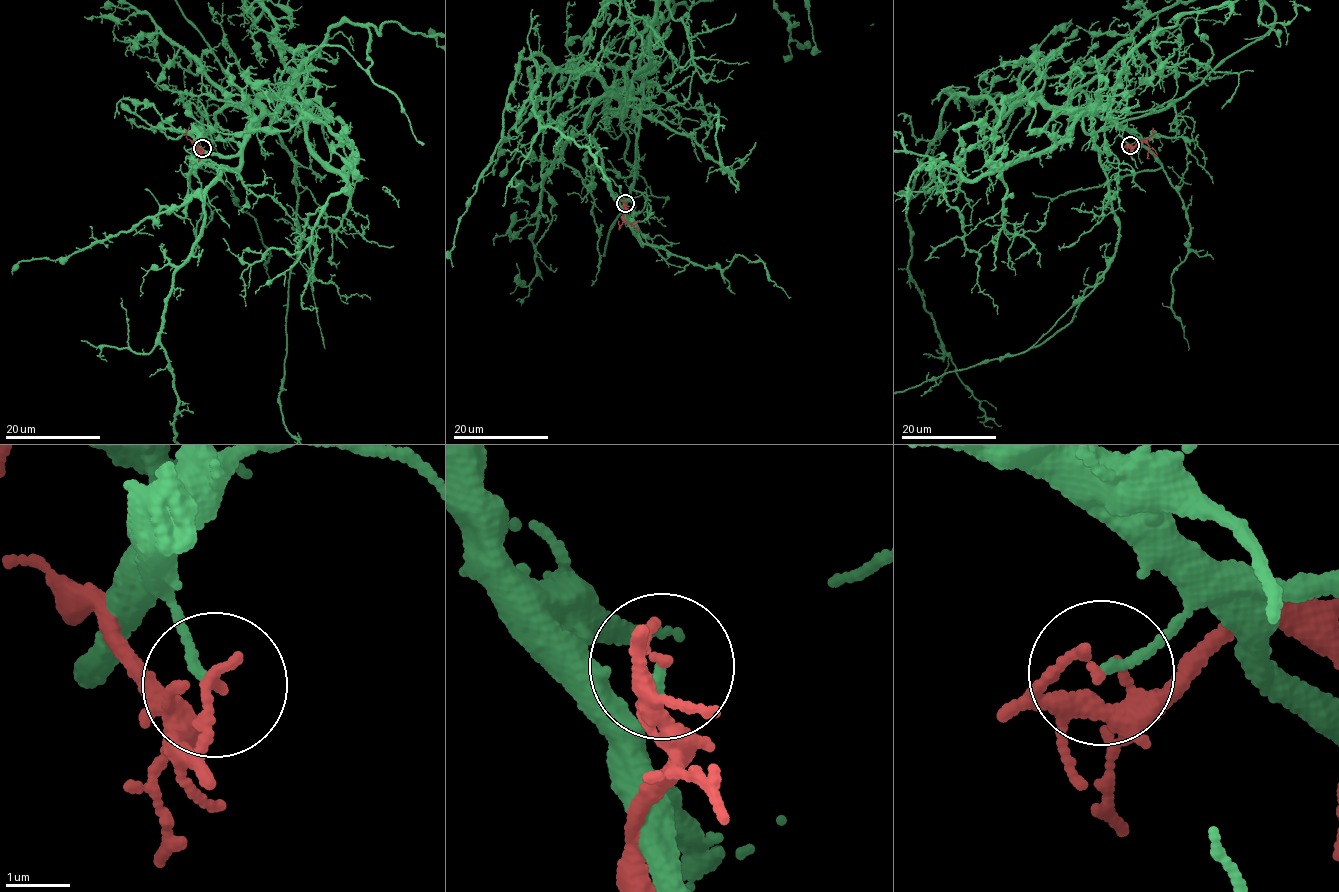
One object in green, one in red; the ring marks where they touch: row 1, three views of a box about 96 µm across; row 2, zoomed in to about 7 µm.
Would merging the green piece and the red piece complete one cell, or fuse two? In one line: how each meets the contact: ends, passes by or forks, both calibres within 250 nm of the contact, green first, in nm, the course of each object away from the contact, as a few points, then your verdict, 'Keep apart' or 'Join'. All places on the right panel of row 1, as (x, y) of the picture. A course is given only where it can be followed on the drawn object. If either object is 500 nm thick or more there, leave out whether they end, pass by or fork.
At the ring green ends. At the ring red ends. Thickness 110 nm (green) against 150 nm. Course of green: (1130, 144), (1072, 95), (1094, 131), (1169, 108), (1265, 36), (1275, 15). Course of red: (1130, 144), (1142, 141), (1157, 153), (1151, 155). Keep apart

